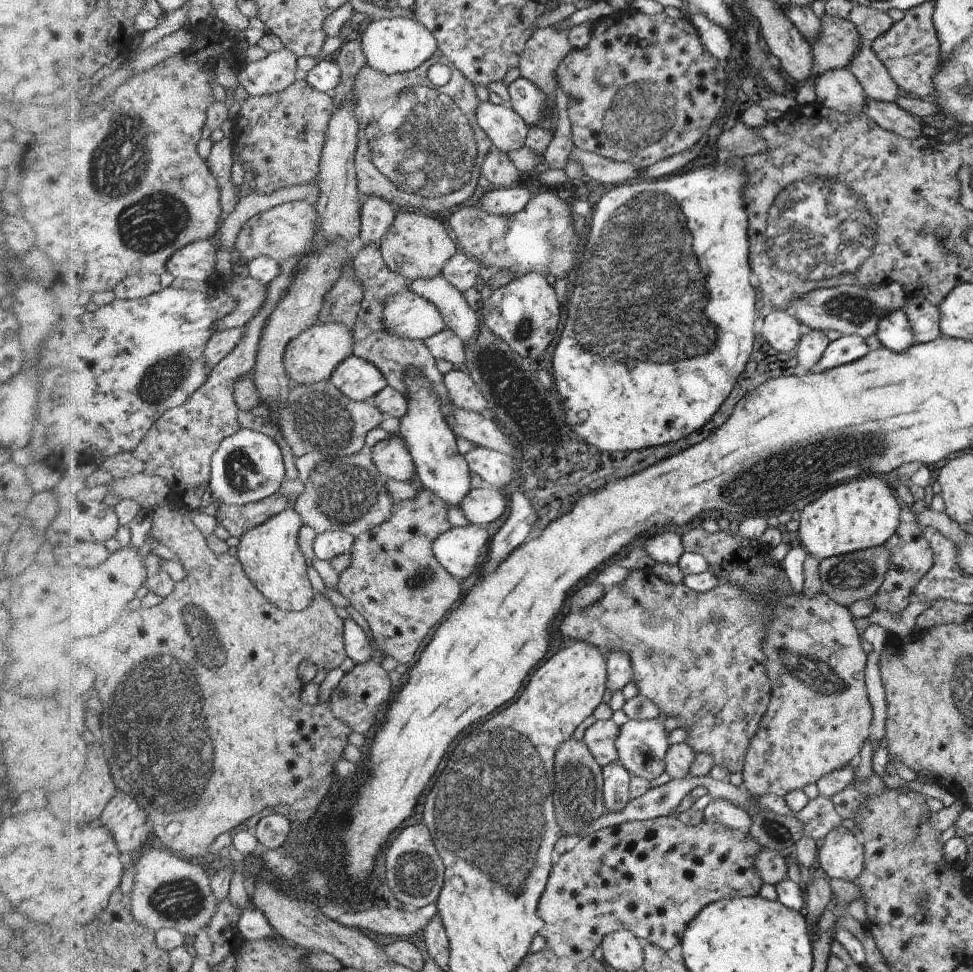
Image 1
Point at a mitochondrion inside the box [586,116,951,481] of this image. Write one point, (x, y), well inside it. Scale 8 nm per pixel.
(817, 224)

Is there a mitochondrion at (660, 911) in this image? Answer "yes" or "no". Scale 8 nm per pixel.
no

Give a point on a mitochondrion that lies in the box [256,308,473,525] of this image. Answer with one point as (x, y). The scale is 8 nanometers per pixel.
(321, 418)

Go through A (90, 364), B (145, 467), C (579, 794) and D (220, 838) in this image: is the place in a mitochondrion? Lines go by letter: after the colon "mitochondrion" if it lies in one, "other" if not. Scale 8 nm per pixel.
A: other
B: other
C: mitochondrion
D: other

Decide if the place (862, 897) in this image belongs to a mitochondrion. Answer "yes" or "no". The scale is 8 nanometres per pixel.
no

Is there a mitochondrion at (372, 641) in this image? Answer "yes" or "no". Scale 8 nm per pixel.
no

